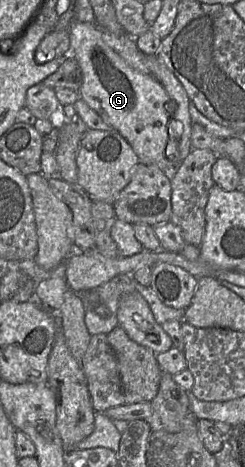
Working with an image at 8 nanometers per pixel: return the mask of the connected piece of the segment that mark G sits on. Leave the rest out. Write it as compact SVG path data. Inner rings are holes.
M74 21L70 26L70 55L78 61L83 75L81 98L131 145L139 163L157 166L171 174L177 166L165 154L169 140L169 97L152 75L141 73L127 64L103 39L96 23Z

